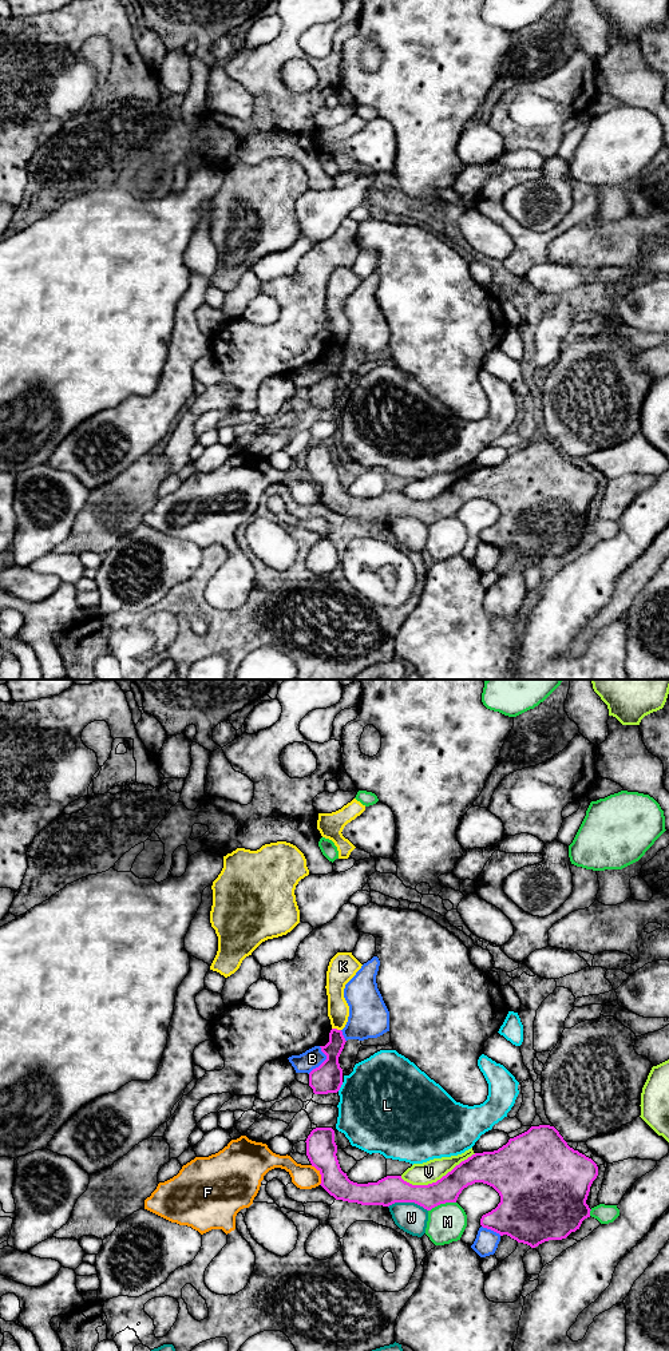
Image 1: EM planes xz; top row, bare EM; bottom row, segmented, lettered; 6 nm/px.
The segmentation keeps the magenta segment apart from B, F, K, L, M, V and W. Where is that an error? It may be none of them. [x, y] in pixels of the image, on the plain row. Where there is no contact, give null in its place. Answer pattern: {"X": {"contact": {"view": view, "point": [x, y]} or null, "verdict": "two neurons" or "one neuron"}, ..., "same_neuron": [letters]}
{"B": {"contact": {"view": "xz", "point": [324, 376]}, "verdict": "two neurons"}, "F": {"contact": {"view": "xz", "point": [320, 488]}, "verdict": "two neurons"}, "K": {"contact": {"view": "xz", "point": [336, 344]}, "verdict": "two neurons"}, "L": {"contact": {"view": "xz", "point": [340, 401]}, "verdict": "two neurons"}, "M": {"contact": {"view": "xz", "point": [442, 518]}, "verdict": "two neurons"}, "V": {"contact": {"view": "xz", "point": [438, 495]}, "verdict": "two neurons"}, "W": {"contact": {"view": "xz", "point": [408, 516]}, "verdict": "two neurons"}, "same_neuron": []}

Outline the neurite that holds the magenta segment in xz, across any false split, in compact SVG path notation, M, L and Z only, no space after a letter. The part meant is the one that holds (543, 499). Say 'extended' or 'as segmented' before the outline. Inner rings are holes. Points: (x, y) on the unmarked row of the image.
as segmented; M550 440L531 441L527 447L510 453L506 460L494 467L475 468L456 480L436 498L412 500L401 491L387 491L377 498L357 499L348 494L337 475L337 460L332 443L316 443L306 453L306 471L320 490L321 502L336 515L361 520L389 522L395 518L415 518L427 526L456 518L464 503L475 498L492 502L500 511L495 524L480 534L483 543L500 551L507 550L531 563L549 555L566 554L579 544L582 536L590 532L586 519L590 502L598 491L597 479L567 460L559 447Z

